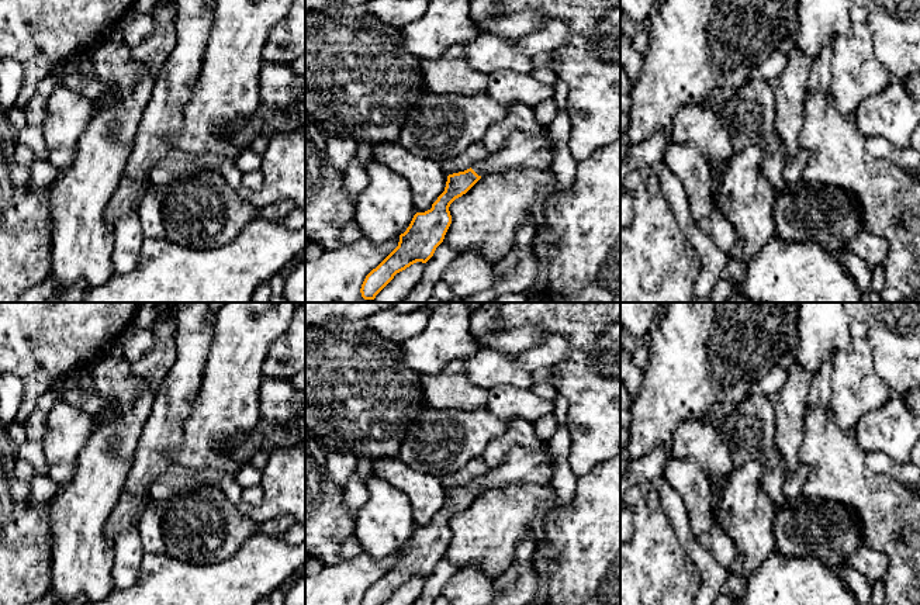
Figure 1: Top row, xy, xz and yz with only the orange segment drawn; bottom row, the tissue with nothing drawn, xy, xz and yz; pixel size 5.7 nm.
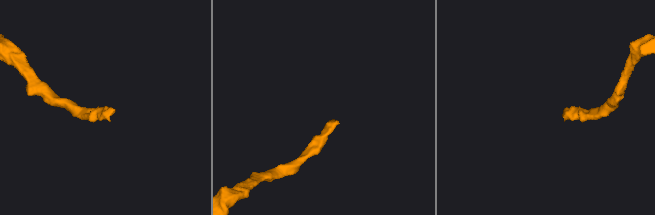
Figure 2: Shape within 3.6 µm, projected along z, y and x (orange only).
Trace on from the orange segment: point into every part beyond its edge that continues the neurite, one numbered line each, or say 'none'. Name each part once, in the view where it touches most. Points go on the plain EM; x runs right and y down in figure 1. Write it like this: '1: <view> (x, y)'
1: xz (521, 465)

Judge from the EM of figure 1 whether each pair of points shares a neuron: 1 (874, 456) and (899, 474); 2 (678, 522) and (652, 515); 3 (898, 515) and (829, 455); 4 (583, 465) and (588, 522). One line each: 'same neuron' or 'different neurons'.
1: same neuron
2: different neurons
3: same neuron
4: different neurons

